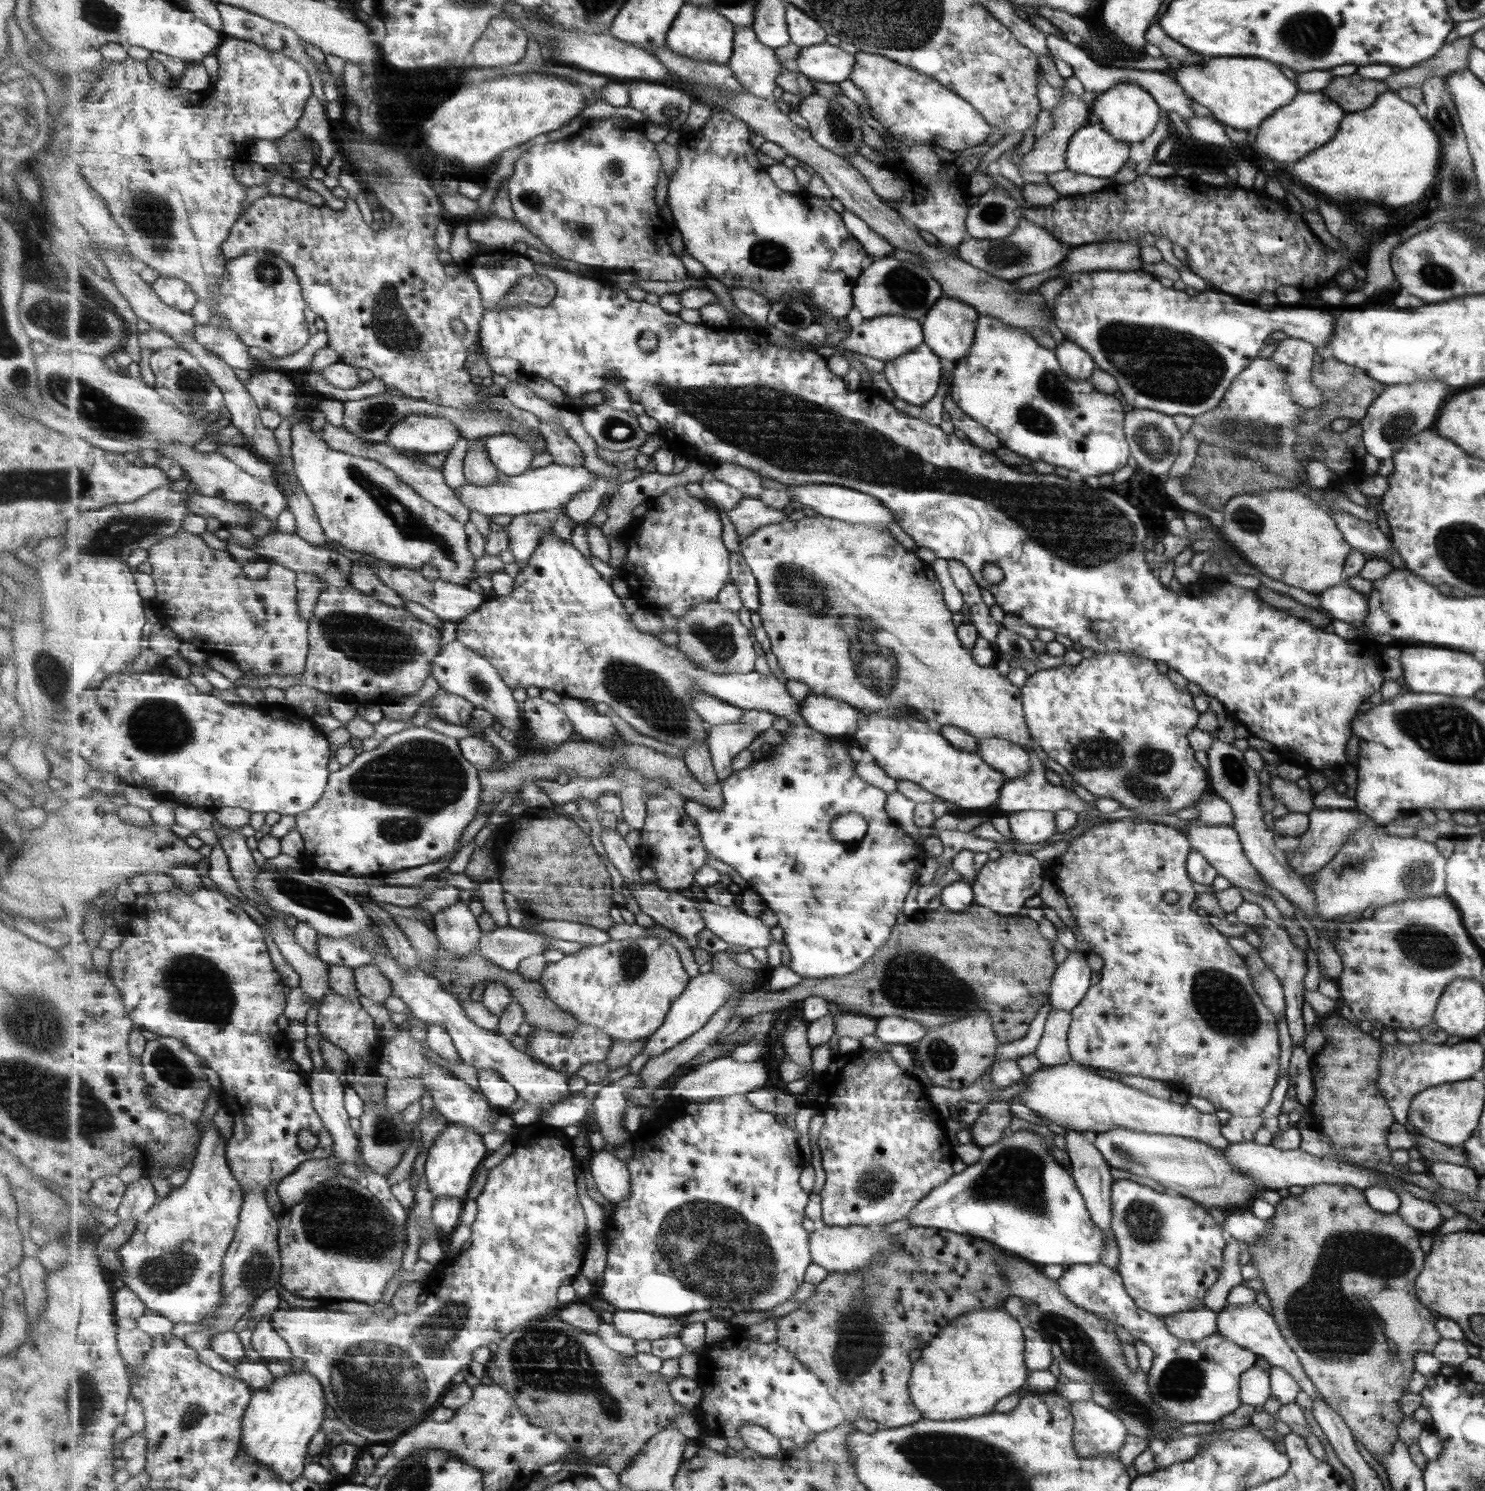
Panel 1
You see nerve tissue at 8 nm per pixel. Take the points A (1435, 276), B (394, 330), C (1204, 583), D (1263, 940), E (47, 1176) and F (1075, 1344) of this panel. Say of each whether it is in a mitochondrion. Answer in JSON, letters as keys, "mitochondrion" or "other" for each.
{"A":"mitochondrion","B":"mitochondrion","C":"other","D":"other","E":"other","F":"mitochondrion"}

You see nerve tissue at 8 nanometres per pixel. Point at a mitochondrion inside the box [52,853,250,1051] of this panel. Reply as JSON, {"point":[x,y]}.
{"point":[197,989]}

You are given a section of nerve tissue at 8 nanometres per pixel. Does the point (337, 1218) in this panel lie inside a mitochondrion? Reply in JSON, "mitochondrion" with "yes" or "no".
{"mitochondrion":"yes"}

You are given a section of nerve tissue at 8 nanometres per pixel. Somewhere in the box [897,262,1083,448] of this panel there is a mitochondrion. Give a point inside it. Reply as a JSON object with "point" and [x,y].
{"point":[1050,387]}

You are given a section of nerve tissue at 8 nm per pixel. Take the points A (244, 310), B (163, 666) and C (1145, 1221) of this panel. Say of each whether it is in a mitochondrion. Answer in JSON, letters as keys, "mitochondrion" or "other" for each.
{"A":"other","B":"other","C":"mitochondrion"}

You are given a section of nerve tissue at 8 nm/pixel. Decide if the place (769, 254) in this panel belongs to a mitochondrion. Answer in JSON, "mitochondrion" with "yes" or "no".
{"mitochondrion":"yes"}

